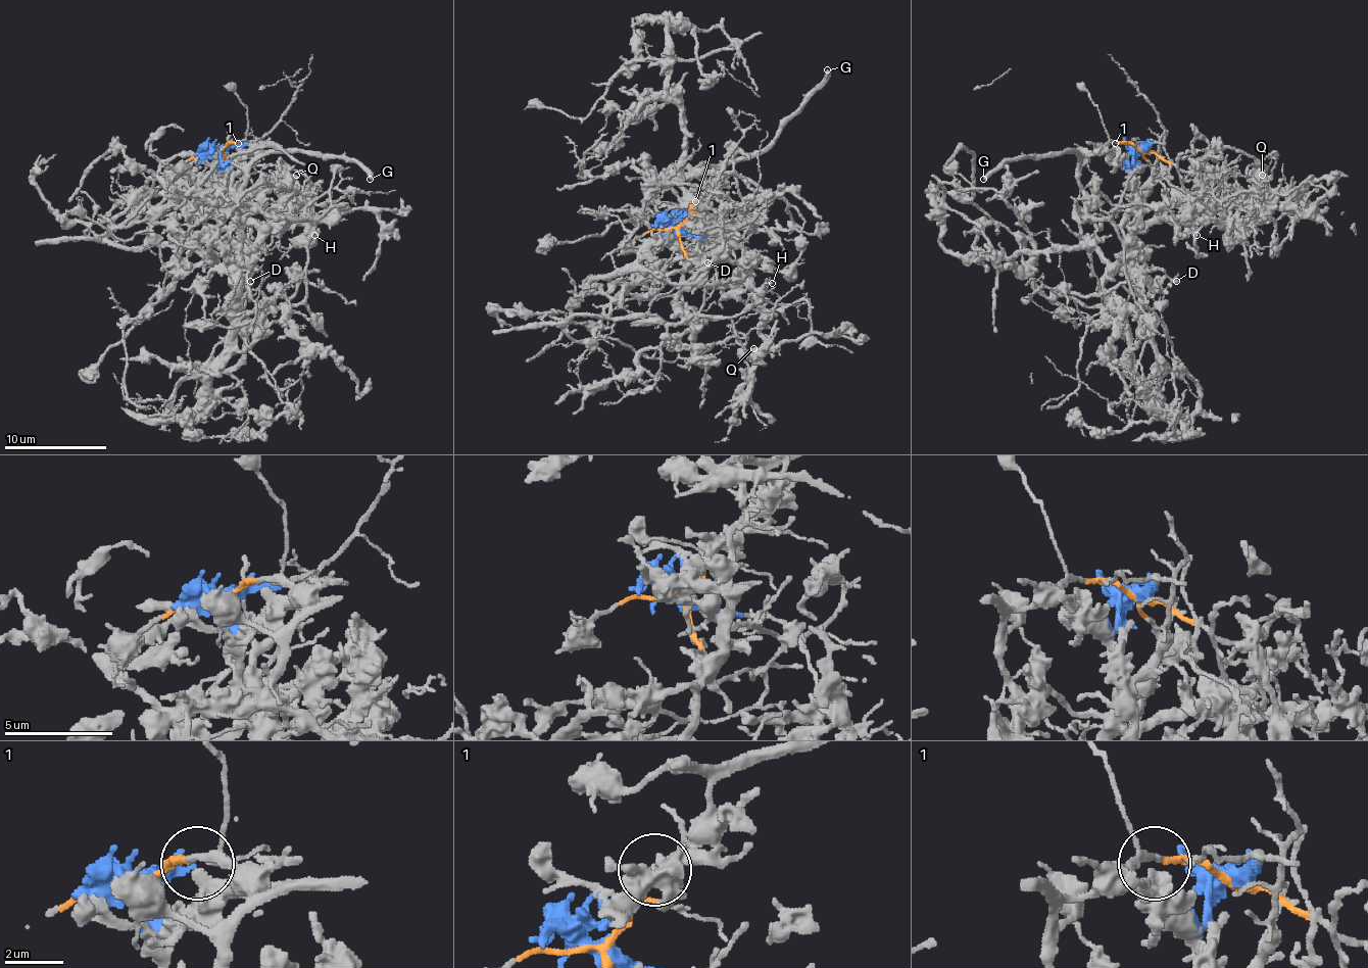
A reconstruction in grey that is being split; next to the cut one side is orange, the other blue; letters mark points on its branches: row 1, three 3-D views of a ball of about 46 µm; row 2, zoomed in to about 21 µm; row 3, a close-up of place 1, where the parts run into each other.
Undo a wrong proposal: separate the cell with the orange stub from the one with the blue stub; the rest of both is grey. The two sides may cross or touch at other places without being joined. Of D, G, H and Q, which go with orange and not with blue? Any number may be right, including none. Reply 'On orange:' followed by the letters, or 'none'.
On orange: G

